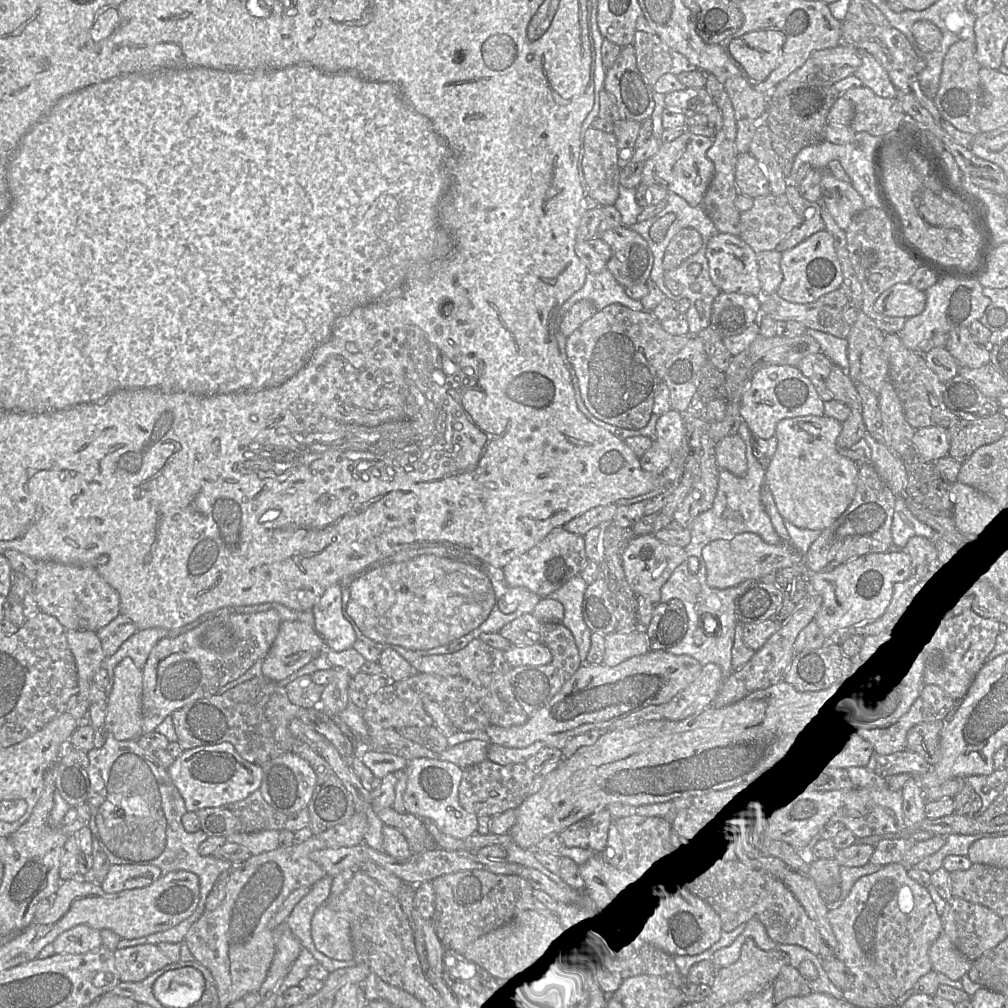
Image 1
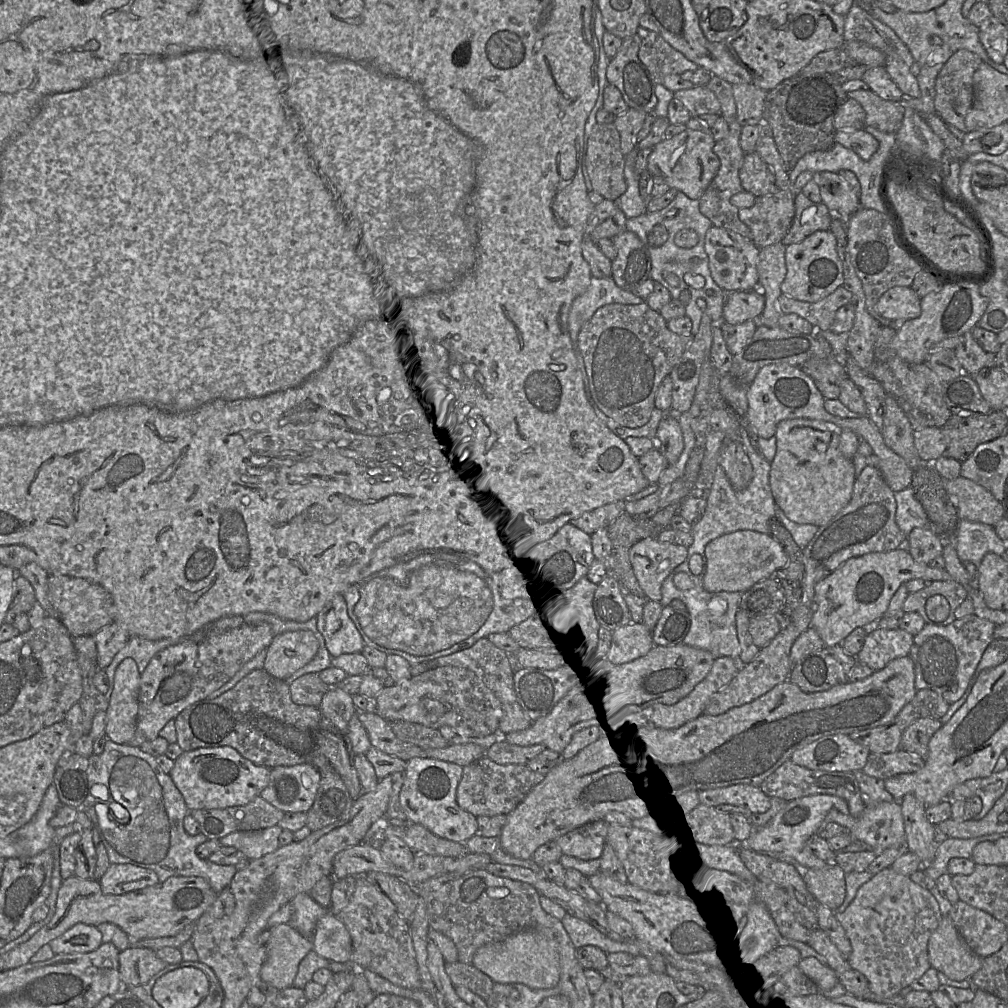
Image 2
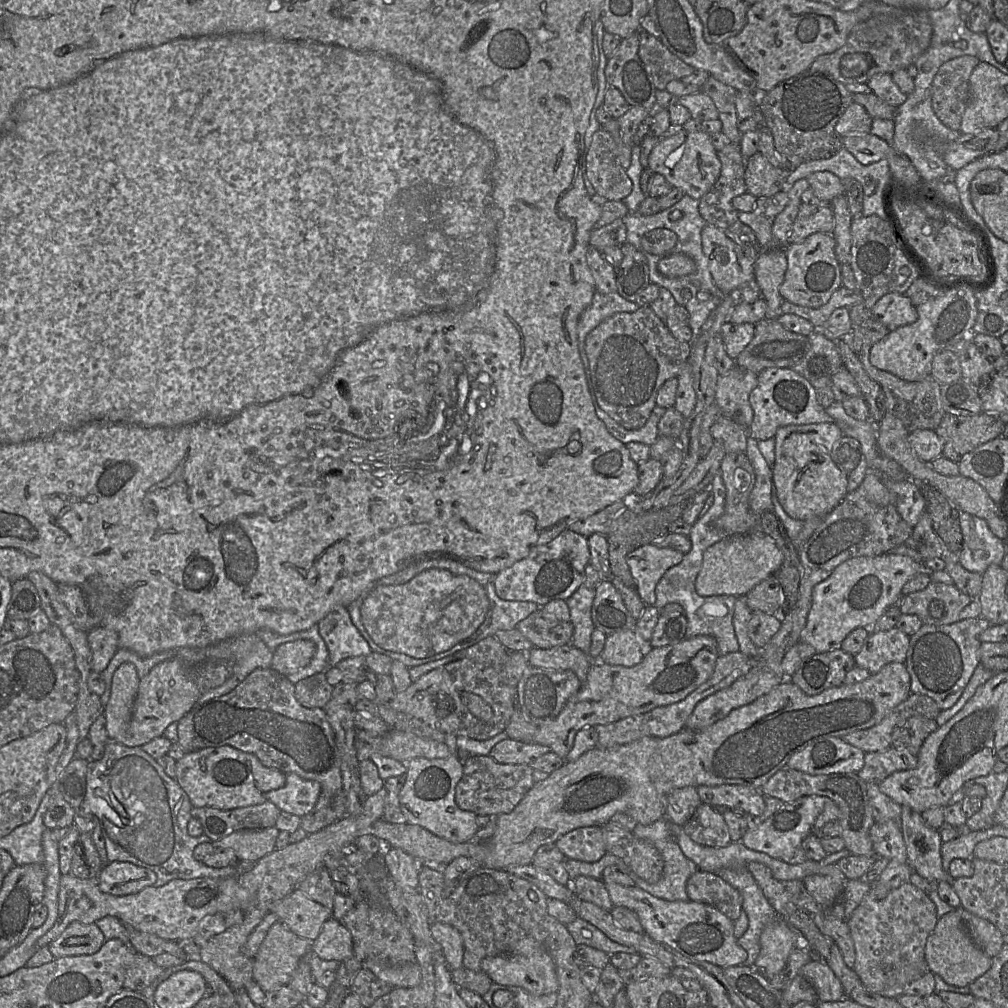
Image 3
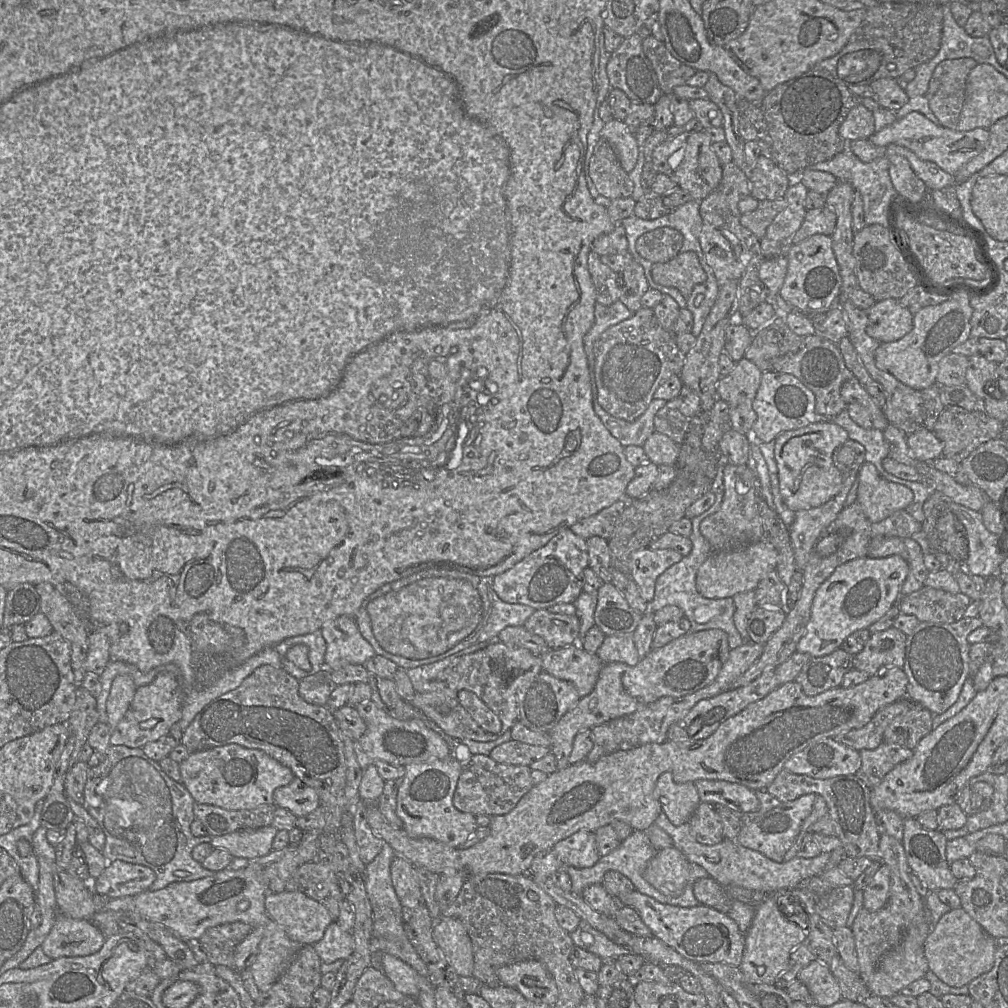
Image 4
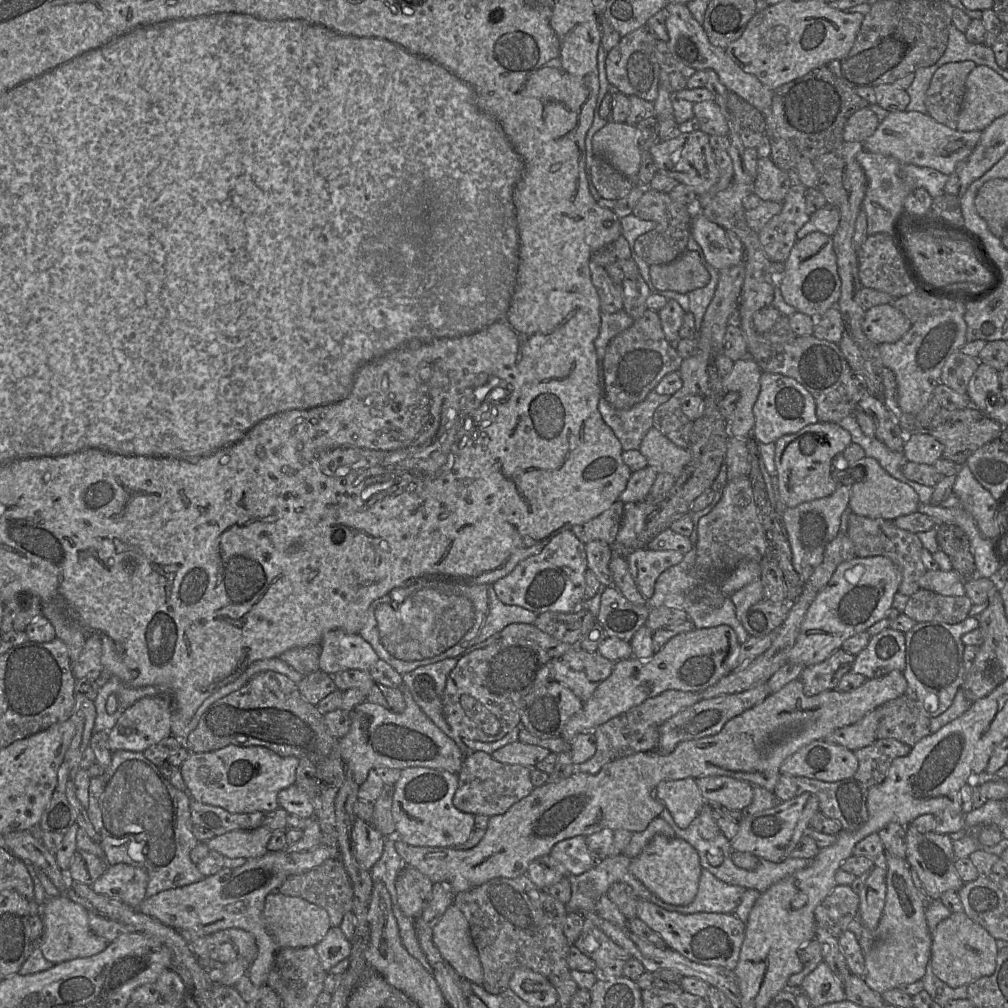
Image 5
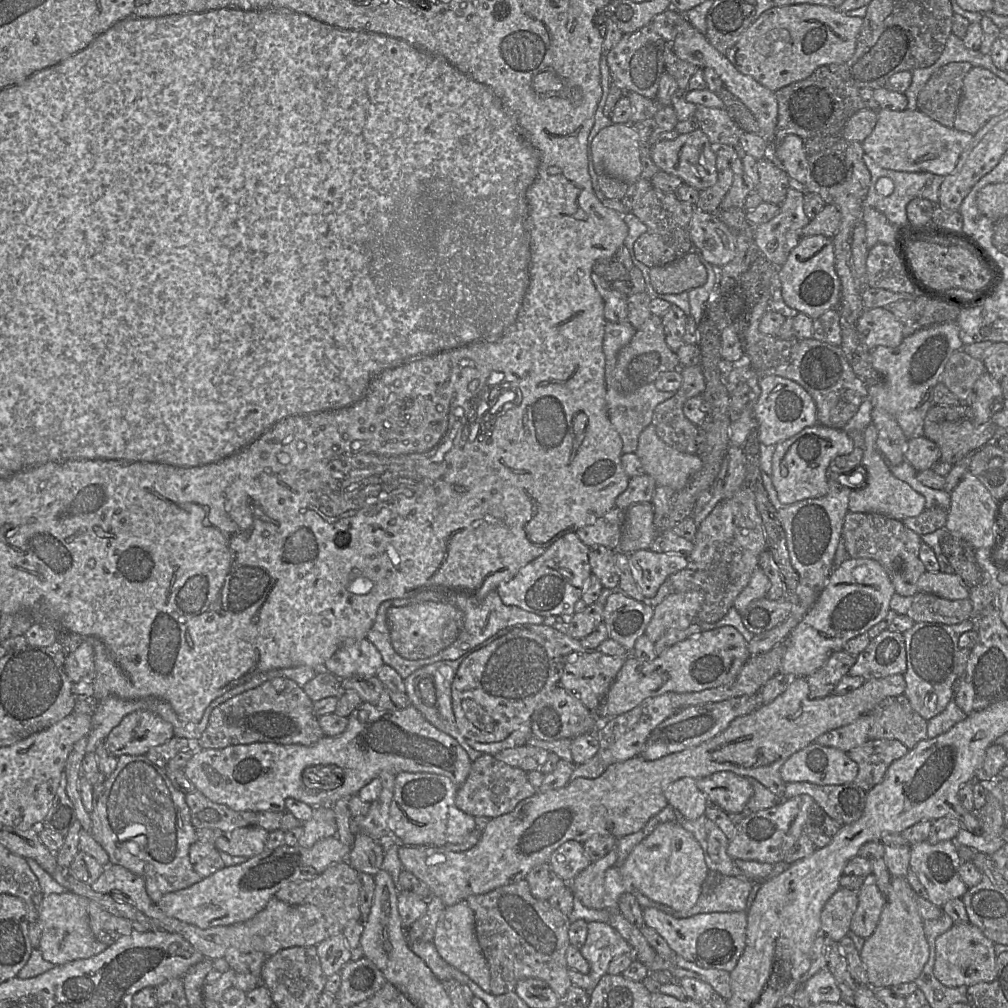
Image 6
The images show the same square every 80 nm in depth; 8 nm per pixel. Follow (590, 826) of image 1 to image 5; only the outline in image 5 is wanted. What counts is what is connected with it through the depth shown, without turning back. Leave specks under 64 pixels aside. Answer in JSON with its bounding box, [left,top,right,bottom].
[550,836,596,875]

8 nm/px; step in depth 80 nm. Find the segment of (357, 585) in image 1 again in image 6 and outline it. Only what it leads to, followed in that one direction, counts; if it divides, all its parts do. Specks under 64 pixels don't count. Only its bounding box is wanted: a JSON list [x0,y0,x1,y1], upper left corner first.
[366,589,544,679]

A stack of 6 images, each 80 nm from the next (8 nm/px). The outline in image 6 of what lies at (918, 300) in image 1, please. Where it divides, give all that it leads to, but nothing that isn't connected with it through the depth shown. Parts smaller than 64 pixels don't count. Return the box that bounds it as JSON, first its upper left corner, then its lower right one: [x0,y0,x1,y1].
[856,307,904,351]

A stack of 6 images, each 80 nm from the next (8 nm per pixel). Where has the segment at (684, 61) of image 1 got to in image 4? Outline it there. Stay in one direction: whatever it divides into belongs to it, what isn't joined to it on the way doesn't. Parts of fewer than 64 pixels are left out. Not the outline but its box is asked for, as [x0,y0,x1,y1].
[642,35,696,95]

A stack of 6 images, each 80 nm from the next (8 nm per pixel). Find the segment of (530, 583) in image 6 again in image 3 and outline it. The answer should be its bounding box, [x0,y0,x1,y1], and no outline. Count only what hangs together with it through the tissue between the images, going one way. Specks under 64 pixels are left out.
[495,528,589,607]

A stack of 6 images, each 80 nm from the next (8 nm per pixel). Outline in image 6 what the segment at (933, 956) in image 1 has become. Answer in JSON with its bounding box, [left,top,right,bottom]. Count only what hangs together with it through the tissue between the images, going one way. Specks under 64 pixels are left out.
[934,923,997,987]

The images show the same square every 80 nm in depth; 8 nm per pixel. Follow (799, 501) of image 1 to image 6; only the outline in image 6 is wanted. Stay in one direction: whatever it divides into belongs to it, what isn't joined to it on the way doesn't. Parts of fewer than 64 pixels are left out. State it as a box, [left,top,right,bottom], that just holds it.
[771,423,854,505]

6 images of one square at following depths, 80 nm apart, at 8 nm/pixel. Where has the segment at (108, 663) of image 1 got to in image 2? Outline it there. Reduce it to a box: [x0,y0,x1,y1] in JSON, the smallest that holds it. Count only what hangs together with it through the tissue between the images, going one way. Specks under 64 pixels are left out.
[104,637,181,701]

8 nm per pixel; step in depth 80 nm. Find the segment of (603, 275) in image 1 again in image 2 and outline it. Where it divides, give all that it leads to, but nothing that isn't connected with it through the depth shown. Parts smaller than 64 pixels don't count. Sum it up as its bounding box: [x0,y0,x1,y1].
[568,277,644,377]

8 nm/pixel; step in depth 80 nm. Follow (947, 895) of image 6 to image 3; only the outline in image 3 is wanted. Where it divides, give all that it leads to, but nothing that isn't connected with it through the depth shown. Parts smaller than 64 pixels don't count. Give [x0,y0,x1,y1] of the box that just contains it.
[901,806,952,883]

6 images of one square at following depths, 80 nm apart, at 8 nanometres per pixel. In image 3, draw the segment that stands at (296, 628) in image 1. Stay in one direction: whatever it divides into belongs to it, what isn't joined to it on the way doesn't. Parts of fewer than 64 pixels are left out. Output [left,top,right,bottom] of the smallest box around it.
[271,640,316,676]

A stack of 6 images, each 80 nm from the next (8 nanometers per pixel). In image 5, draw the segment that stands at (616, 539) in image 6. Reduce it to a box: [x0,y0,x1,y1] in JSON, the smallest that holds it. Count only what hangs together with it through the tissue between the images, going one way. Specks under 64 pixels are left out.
[570,500,624,545]

